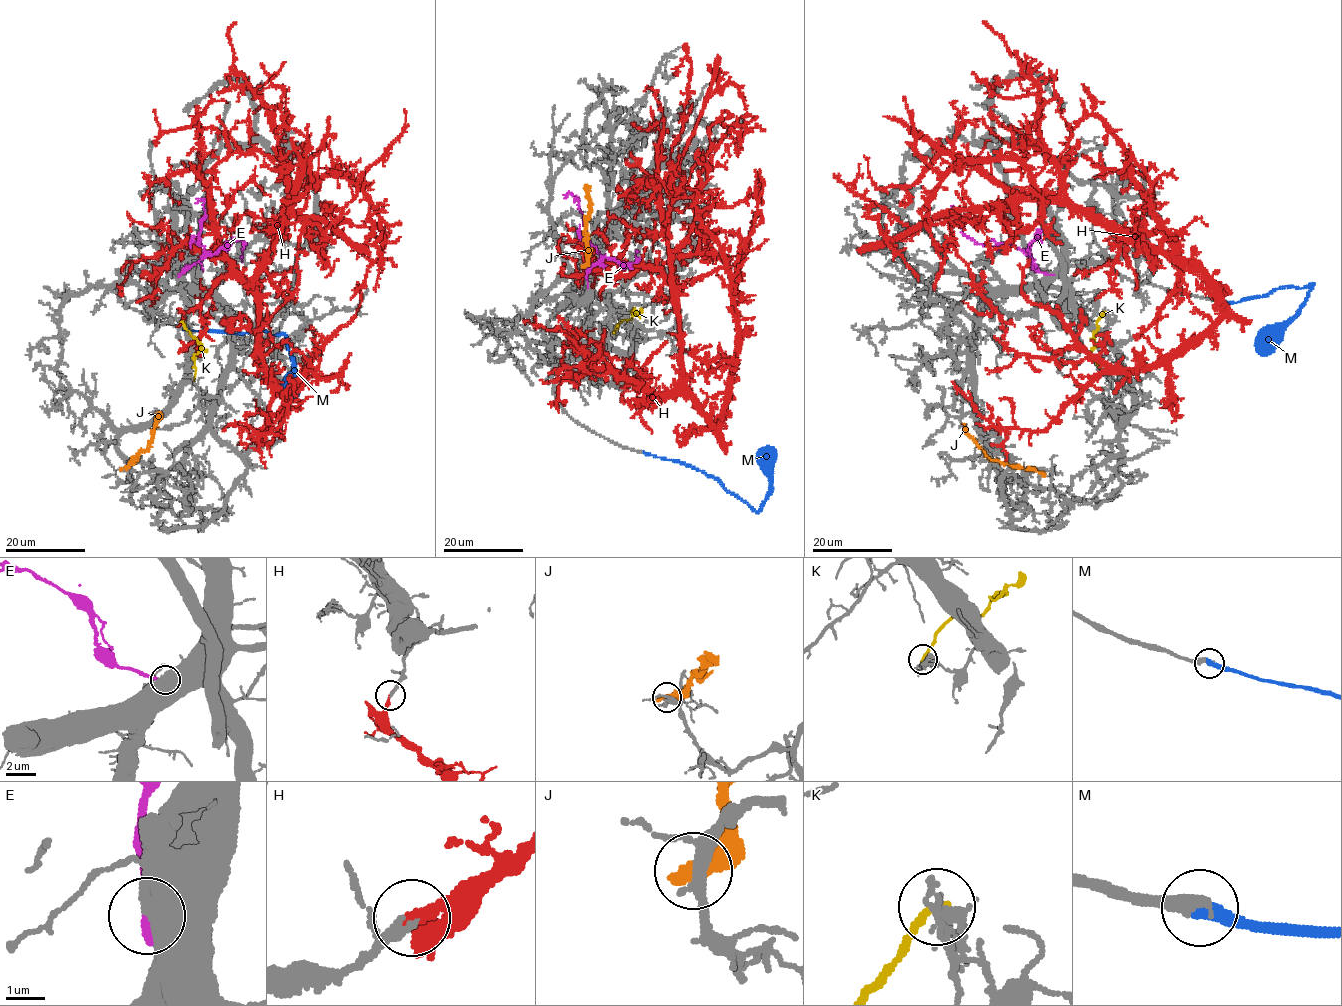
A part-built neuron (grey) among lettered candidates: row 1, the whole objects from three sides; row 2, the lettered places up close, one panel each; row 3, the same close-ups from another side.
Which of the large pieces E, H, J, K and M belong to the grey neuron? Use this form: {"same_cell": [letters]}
{"same_cell": ["M"]}

